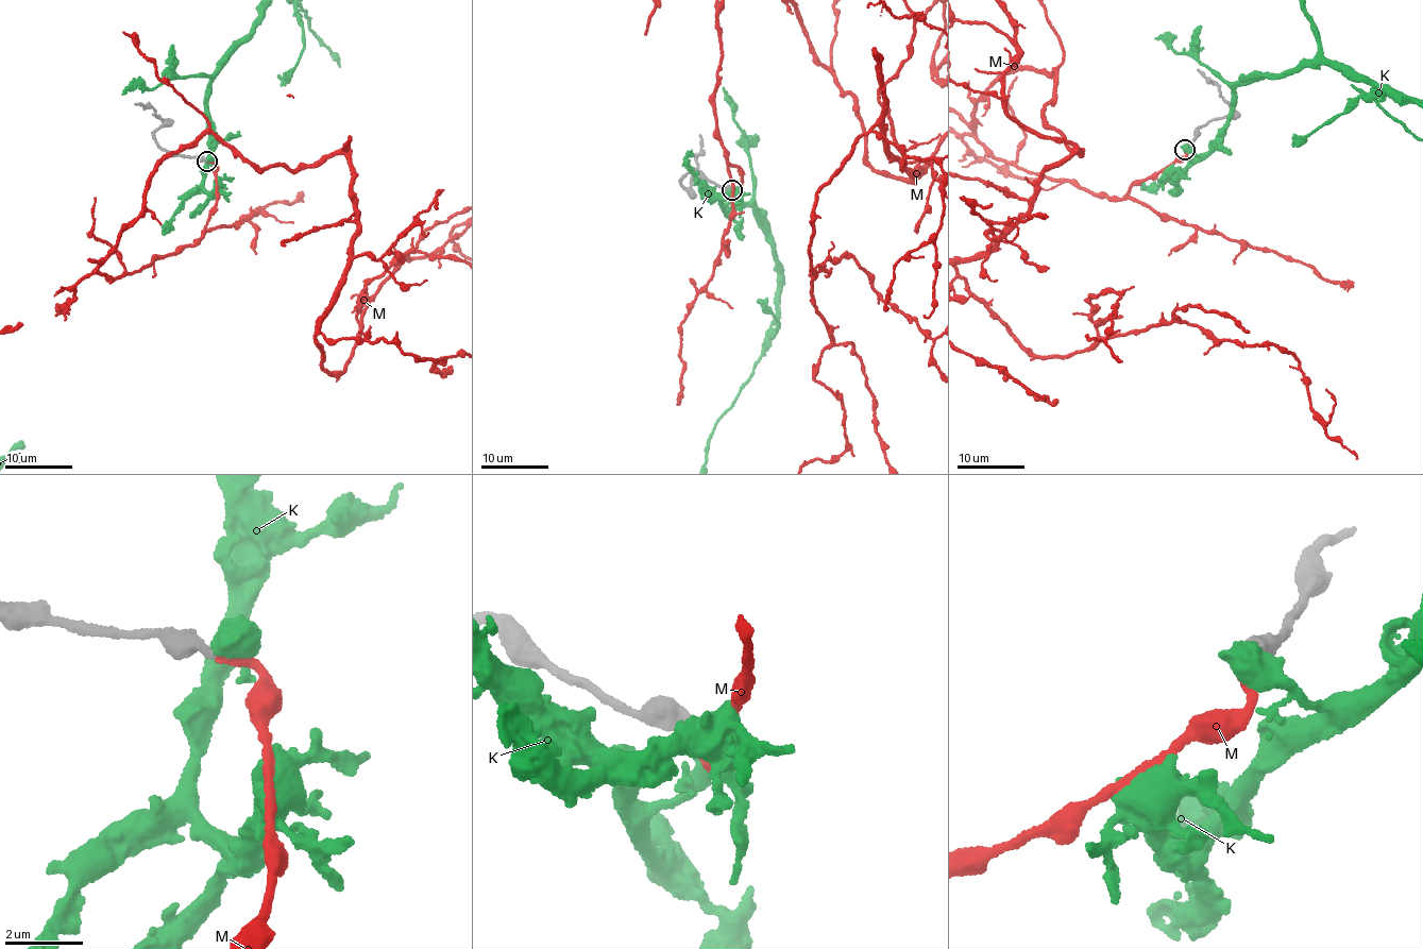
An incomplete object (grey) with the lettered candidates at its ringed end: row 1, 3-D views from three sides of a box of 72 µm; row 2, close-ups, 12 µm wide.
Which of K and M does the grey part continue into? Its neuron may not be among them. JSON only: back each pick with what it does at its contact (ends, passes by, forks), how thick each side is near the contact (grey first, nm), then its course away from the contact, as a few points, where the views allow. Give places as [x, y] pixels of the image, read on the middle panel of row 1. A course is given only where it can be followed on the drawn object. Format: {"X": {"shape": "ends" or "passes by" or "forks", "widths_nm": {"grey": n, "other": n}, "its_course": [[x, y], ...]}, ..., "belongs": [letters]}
{"M": {"shape": "ends", "widths_nm": {"grey": 400, "other": 280}}, "belongs": ["M"]}

